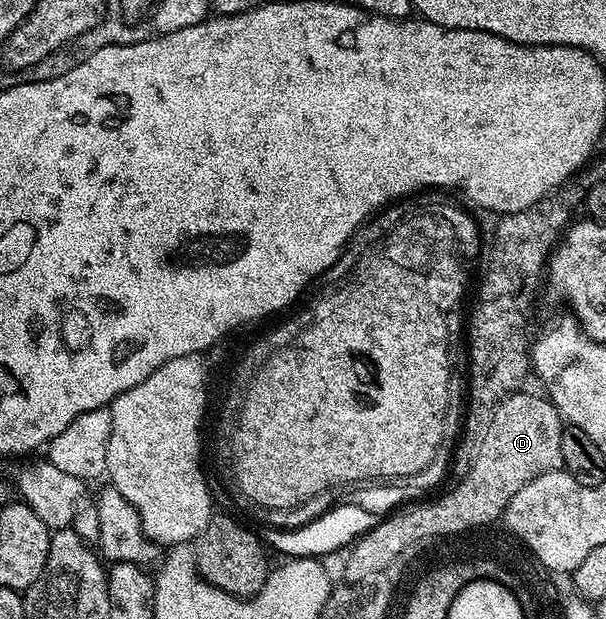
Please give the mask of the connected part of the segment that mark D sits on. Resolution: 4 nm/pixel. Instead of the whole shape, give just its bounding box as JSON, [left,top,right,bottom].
[346,392,563,582]

